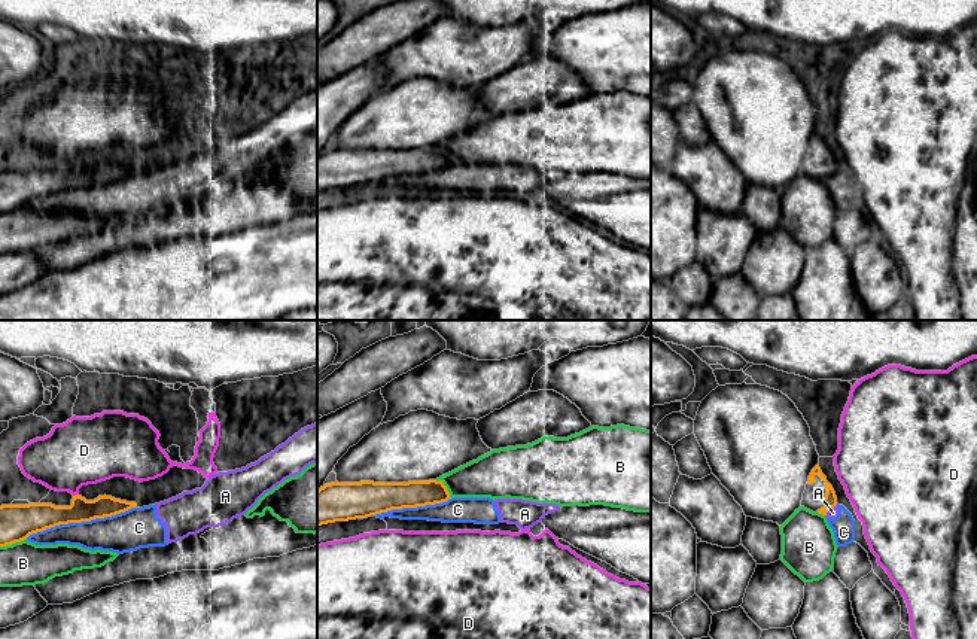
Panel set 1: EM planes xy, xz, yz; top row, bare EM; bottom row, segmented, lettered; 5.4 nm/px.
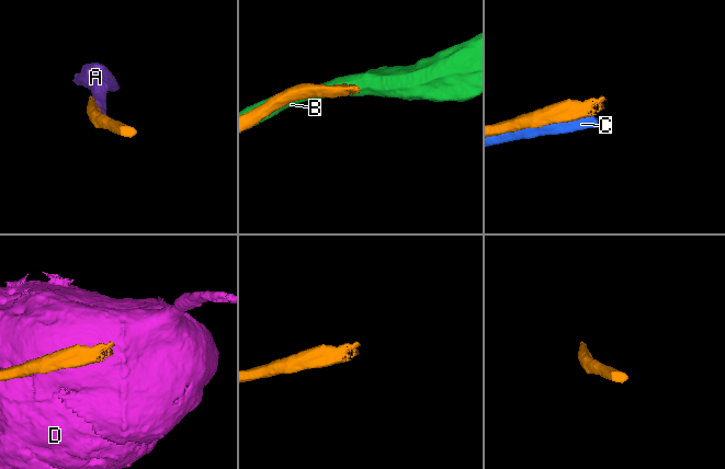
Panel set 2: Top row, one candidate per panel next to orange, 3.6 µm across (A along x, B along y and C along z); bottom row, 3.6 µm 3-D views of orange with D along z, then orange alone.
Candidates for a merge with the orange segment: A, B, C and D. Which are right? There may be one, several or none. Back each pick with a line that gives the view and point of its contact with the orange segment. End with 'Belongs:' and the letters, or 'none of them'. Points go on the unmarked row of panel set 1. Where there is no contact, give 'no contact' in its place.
Belongs: none of them

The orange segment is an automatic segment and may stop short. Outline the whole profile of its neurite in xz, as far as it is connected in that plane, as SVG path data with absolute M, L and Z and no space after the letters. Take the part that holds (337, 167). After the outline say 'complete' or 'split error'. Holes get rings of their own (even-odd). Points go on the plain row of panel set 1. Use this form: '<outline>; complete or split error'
M442 147L331 149L317 156L317 192L447 168Z; complete

